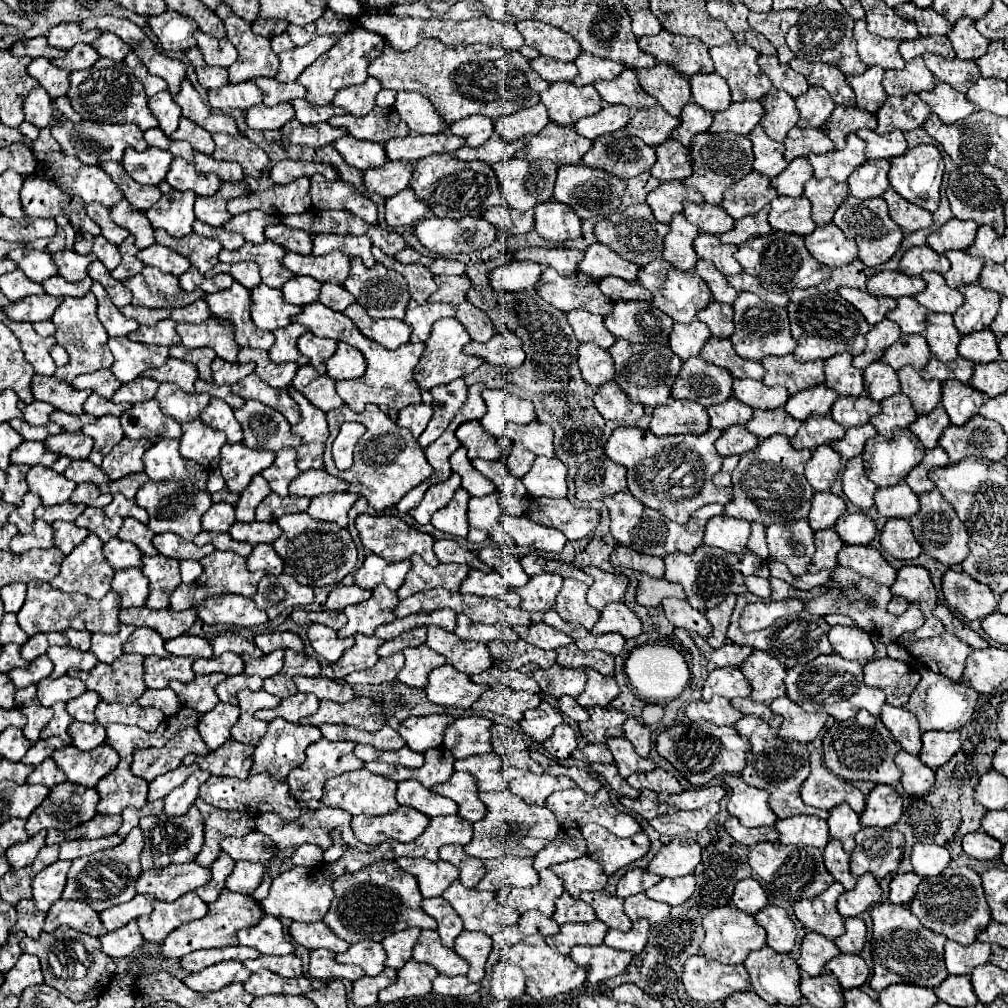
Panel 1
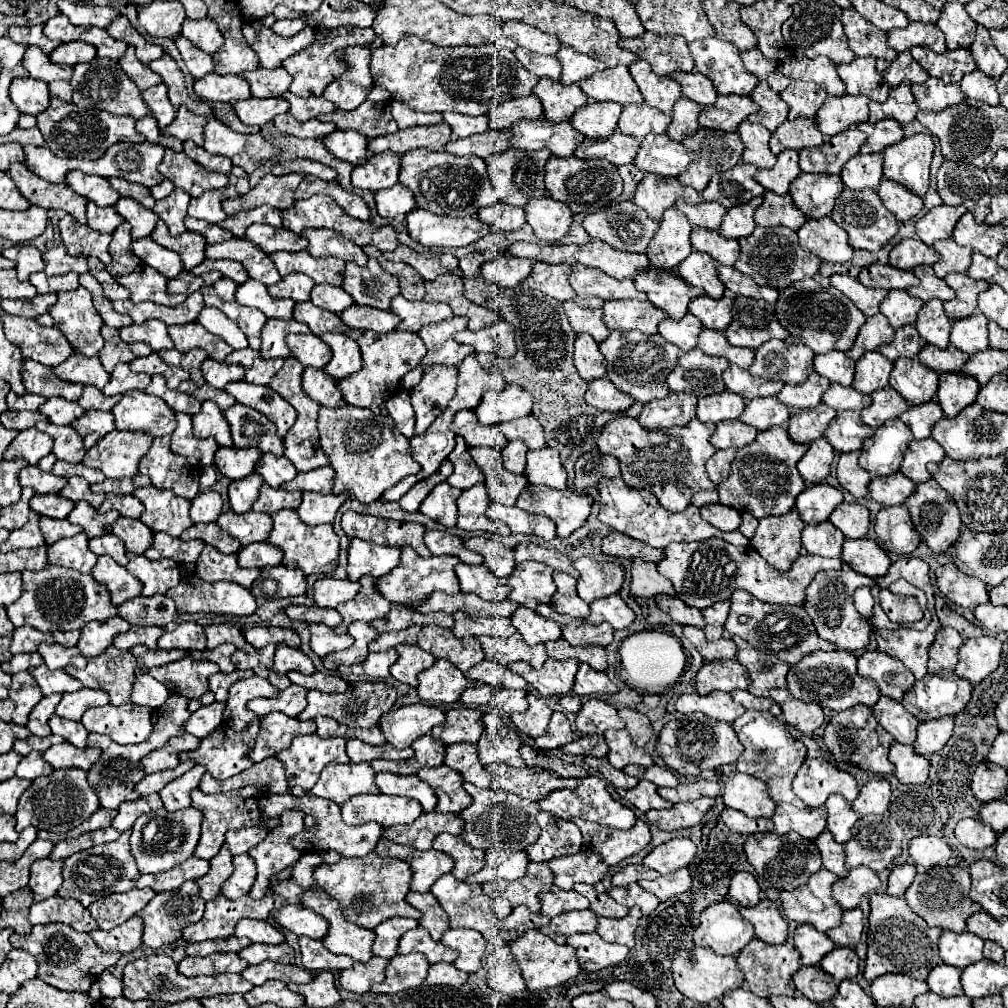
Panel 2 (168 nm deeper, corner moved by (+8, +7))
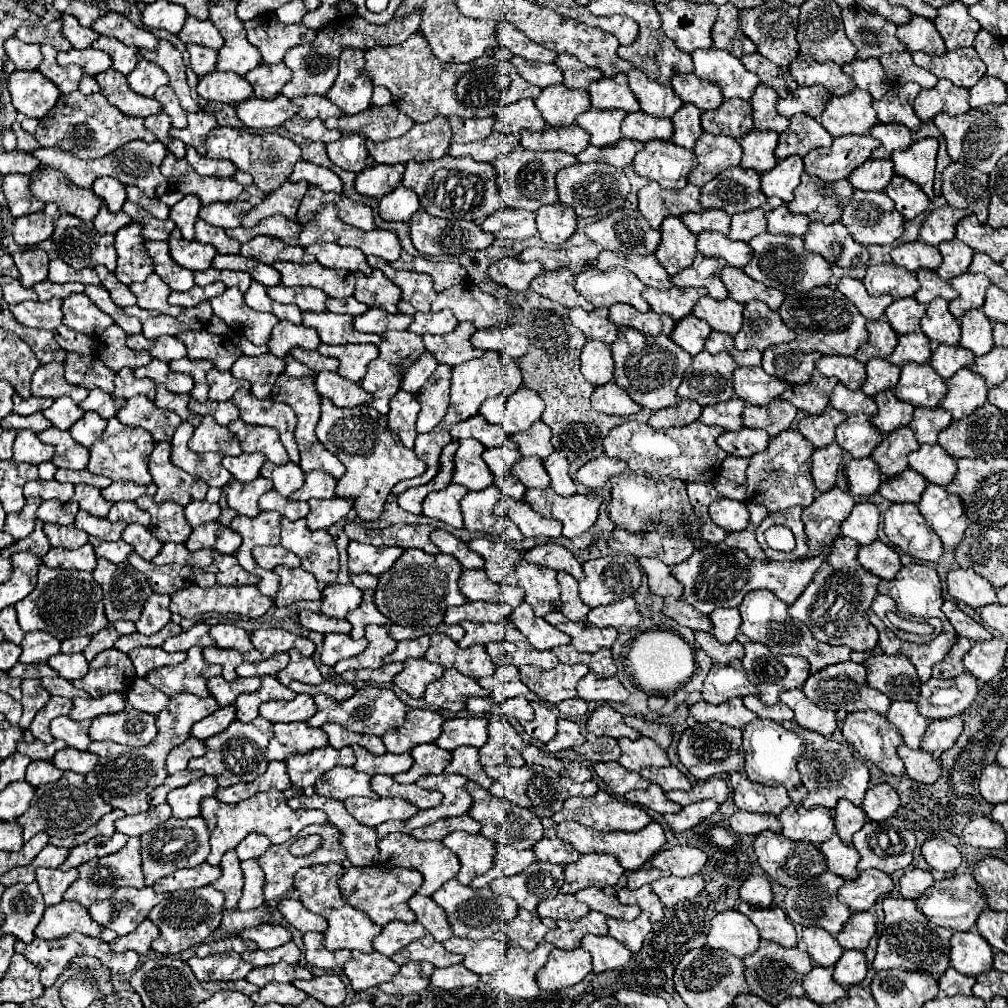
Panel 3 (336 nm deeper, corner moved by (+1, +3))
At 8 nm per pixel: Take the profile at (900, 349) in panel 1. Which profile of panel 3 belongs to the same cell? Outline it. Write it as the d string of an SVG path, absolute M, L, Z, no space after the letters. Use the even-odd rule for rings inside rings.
M908 333L908 335L900 335L896 349L892 351L892 355L888 357L890 363L894 365L904 365L908 361L914 363L926 363L932 355L930 349L930 339L924 333Z

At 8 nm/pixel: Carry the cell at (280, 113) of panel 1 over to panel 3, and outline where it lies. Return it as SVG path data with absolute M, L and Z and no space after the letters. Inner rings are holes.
M278 95L272 101L264 101L258 97L246 99L236 105L238 119L252 129L262 127L280 127L286 119L294 117L298 113L298 105L294 105L284 95Z

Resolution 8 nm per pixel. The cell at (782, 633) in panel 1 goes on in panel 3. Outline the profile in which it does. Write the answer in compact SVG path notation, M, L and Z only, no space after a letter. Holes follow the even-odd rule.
M750 591L742 605L738 607L742 613L742 627L740 631L750 637L750 641L764 643L770 651L780 653L780 655L802 655L810 663L810 671L816 673L822 667L844 663L850 659L852 649L848 647L832 647L828 643L820 643L818 639L812 637L810 629L804 623L798 623L798 619L790 619L788 615L788 605L782 603L774 593L770 591Z

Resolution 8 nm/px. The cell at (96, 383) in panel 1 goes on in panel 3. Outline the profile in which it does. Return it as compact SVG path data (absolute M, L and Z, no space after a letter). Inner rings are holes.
M68 353L64 363L64 377L72 385L86 389L102 389L104 393L114 391L114 371L110 371L96 355Z

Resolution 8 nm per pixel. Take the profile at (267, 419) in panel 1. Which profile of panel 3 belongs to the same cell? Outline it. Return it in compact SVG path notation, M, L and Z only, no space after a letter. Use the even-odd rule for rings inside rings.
M236 419L228 425L228 429L238 437L240 447L244 453L264 453L266 459L270 459L276 465L284 465L288 461L286 449L280 443L278 431L272 427L260 427L260 425L248 425L242 419Z

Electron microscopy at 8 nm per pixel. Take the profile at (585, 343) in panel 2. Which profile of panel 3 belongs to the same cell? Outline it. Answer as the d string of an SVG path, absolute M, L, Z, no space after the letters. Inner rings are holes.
M588 341L582 349L580 359L582 359L582 375L592 385L598 387L612 381L614 361L608 345L604 345L602 341Z

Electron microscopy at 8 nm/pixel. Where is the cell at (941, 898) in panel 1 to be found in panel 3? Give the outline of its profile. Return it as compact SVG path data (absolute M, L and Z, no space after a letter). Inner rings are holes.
M954 875L946 877L942 881L934 881L932 887L918 899L918 909L924 913L924 917L940 927L948 927L954 931L970 931L976 925L978 915L982 909L986 909L986 895L982 887L974 881L972 875Z

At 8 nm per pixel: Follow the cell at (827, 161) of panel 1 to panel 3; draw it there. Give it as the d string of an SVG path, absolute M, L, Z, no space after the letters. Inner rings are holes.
M870 135L834 137L830 147L818 147L804 157L806 173L824 181L846 179L860 163L864 163L878 147L878 139Z

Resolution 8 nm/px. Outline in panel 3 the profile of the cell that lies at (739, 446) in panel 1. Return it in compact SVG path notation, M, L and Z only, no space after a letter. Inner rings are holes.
M742 429L736 433L722 433L718 437L718 445L734 457L752 457L768 447L768 433L762 429Z

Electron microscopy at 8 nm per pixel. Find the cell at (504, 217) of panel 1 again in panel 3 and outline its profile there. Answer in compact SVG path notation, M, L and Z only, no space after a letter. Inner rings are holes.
M502 207L482 221L482 229L498 239L528 239L536 235L536 213Z

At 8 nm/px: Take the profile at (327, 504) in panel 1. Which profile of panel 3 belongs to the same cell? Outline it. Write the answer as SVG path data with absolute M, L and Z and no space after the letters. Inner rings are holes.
M310 499L310 513L306 517L306 523L312 531L316 529L328 529L330 525L334 525L336 521L344 519L348 515L348 511L354 507L352 499Z

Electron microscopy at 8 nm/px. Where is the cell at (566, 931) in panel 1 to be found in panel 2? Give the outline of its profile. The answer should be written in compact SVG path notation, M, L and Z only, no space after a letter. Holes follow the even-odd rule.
M591 909L561 913L559 917L553 917L547 927L541 927L541 931L557 945L563 945L567 937L573 933L593 933L595 929L597 929L597 915Z

